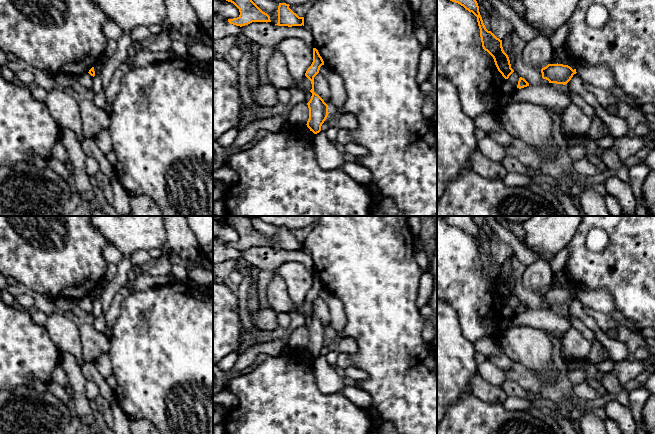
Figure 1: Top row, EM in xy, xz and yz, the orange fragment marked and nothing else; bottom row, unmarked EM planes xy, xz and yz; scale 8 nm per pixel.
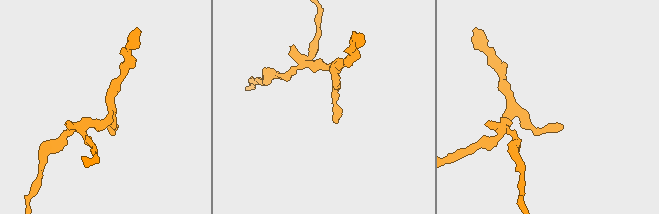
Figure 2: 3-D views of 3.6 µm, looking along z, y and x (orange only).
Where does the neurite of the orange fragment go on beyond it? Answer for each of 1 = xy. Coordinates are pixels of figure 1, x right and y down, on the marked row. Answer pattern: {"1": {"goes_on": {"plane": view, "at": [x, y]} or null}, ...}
{"1": {"goes_on": null}}

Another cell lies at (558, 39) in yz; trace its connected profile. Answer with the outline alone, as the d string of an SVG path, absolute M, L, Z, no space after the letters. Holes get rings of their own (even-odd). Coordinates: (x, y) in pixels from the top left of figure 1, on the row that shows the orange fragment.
M566 24L555 29L554 35L550 39L553 49L563 47L568 34L569 34L569 27Z

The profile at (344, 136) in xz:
M340 129L337 134L335 144L338 146L344 146L348 143L354 143L354 139L349 129Z

